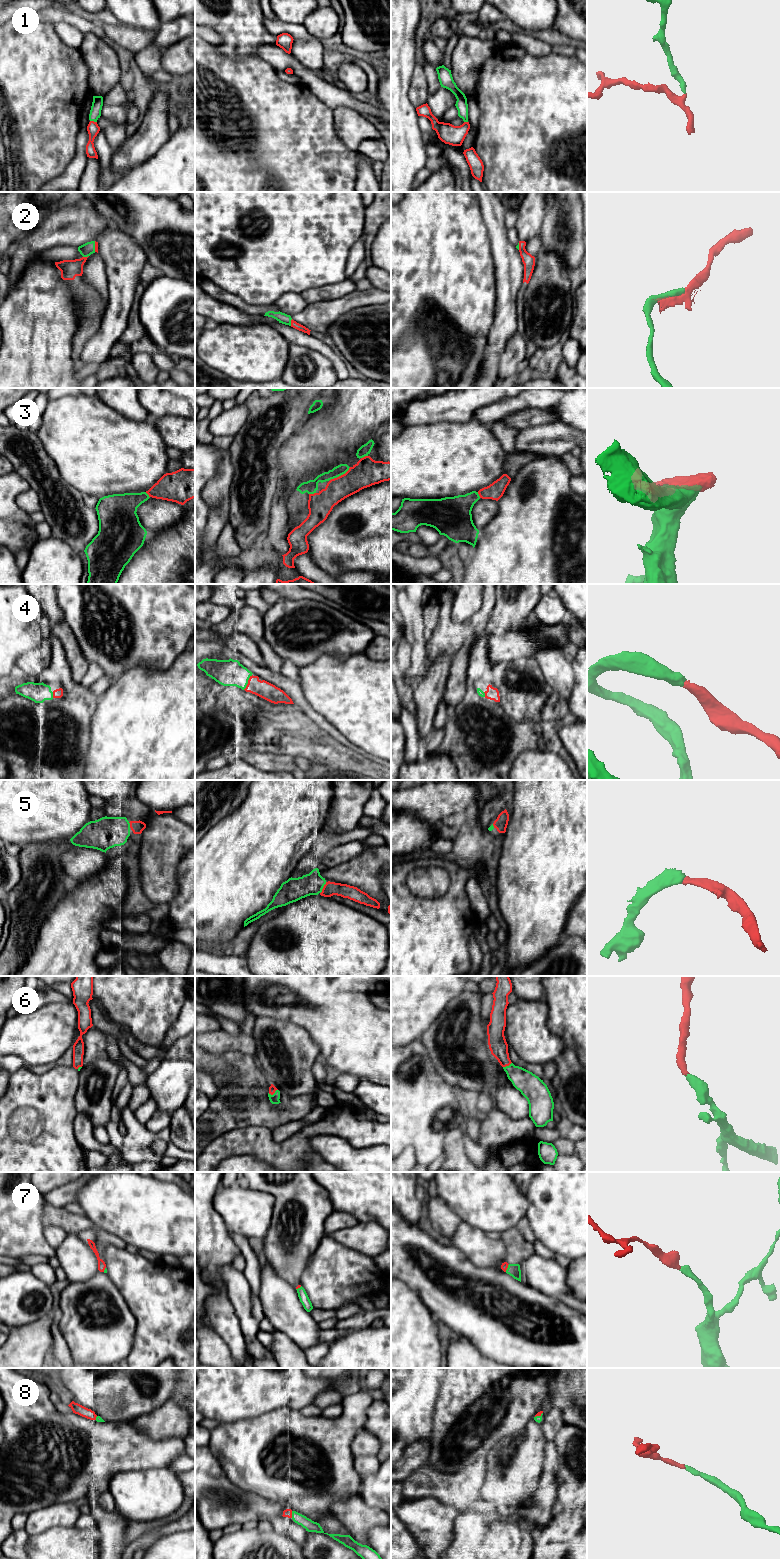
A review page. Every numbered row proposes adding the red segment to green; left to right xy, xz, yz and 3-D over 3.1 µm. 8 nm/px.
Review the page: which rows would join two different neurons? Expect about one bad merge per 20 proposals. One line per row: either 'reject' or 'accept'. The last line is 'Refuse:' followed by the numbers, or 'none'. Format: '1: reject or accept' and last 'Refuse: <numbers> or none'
1: accept
2: accept
3: accept
4: accept
5: accept
6: accept
7: accept
8: accept
Refuse: none

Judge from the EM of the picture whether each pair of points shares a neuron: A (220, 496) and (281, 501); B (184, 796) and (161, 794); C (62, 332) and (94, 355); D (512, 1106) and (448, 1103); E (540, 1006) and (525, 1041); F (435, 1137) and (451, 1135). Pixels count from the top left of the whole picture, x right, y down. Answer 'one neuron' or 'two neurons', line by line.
A: two neurons
B: one neuron
C: two neurons
D: two neurons
E: one neuron
F: two neurons

